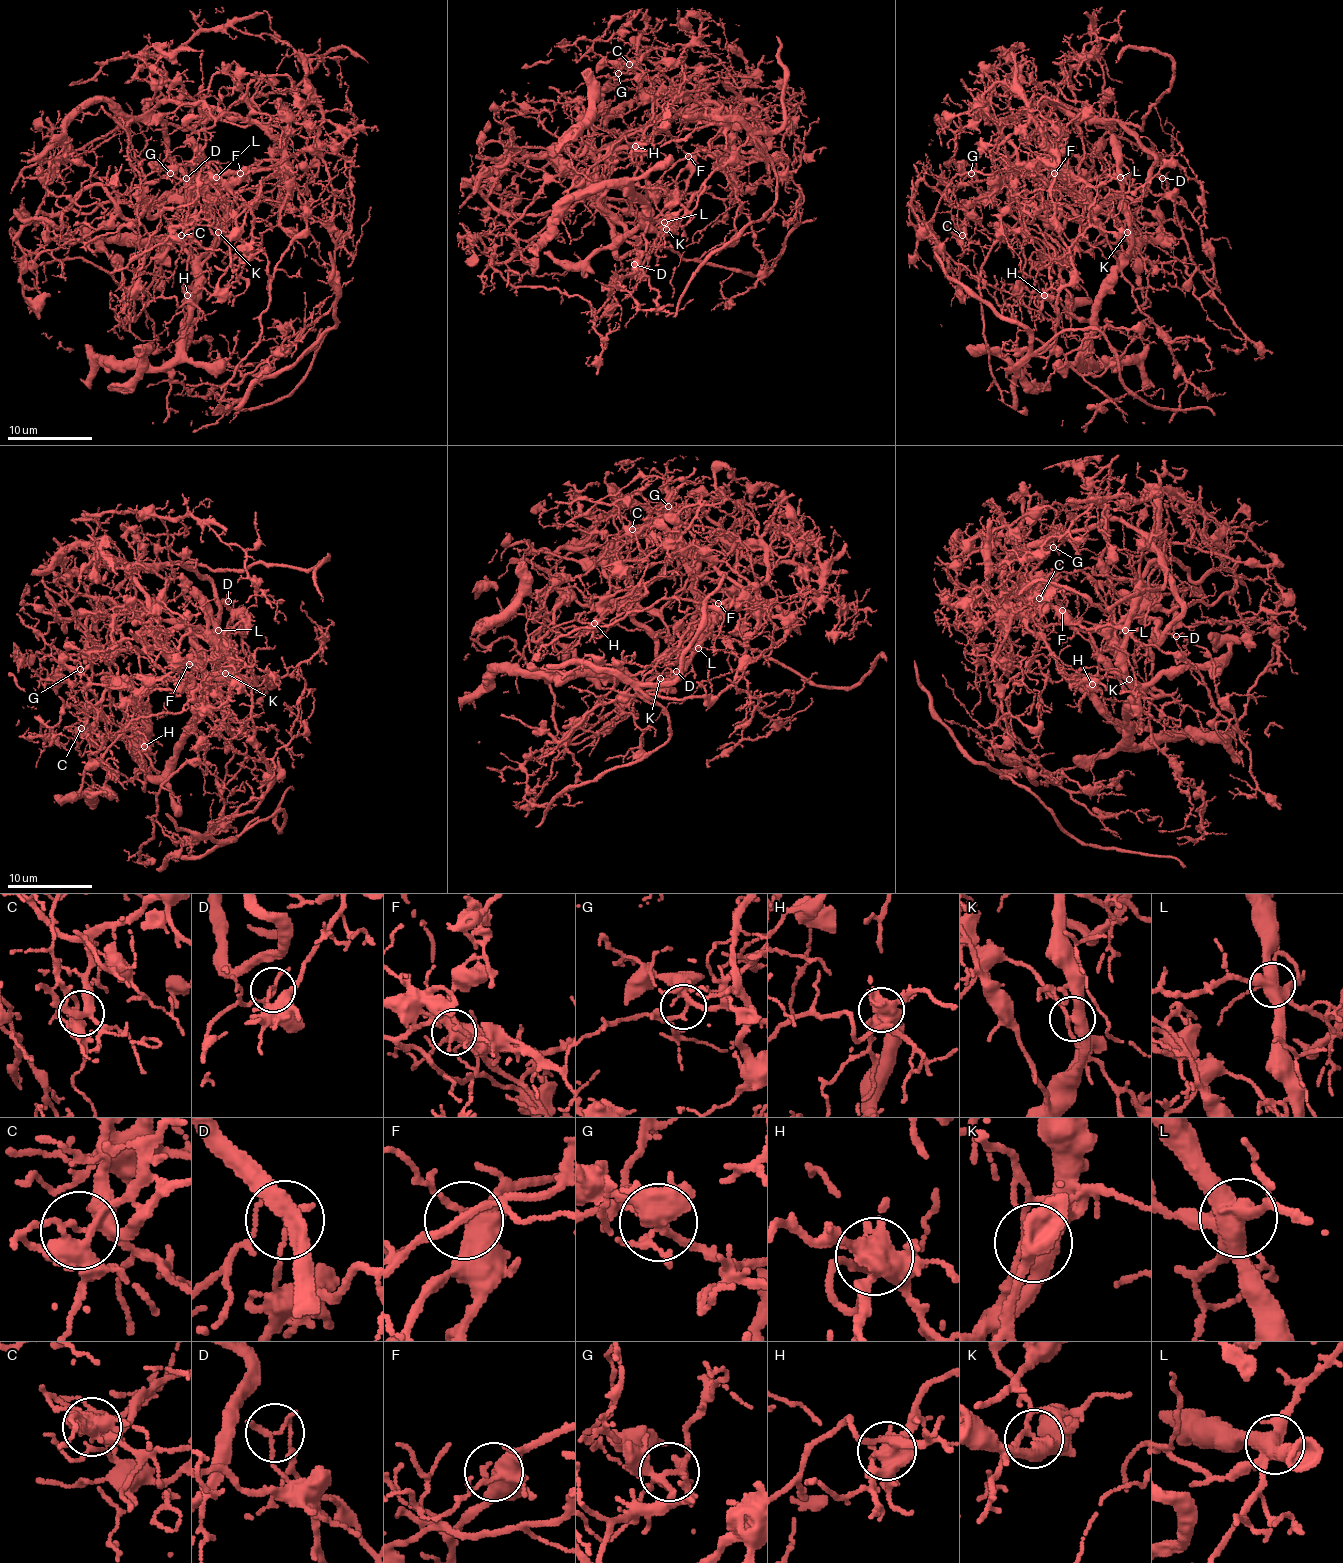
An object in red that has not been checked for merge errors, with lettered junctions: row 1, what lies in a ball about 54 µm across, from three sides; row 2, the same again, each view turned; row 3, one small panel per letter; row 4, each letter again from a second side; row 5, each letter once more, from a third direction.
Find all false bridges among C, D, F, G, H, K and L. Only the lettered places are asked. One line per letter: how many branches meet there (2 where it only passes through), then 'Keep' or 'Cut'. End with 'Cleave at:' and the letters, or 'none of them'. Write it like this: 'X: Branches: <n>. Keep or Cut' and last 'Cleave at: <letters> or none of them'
C: Branches: 6. Cut
D: Branches: 3. Cut
F: Branches: 4. Keep
G: Branches: 5. Keep
H: Branches: 6. Cut
K: Branches: 3. Cut
L: Branches: 5. Cut
Cleave at: C, D, H, K, L

